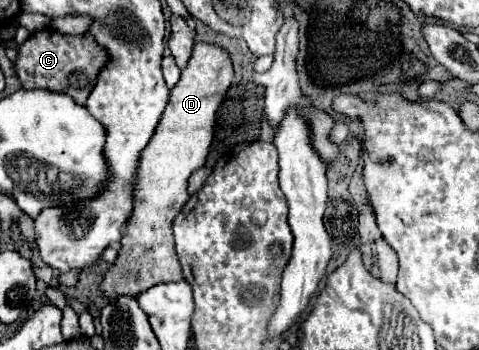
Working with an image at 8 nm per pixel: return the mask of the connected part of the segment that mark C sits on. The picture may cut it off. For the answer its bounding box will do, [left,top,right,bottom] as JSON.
[16,27,110,105]

